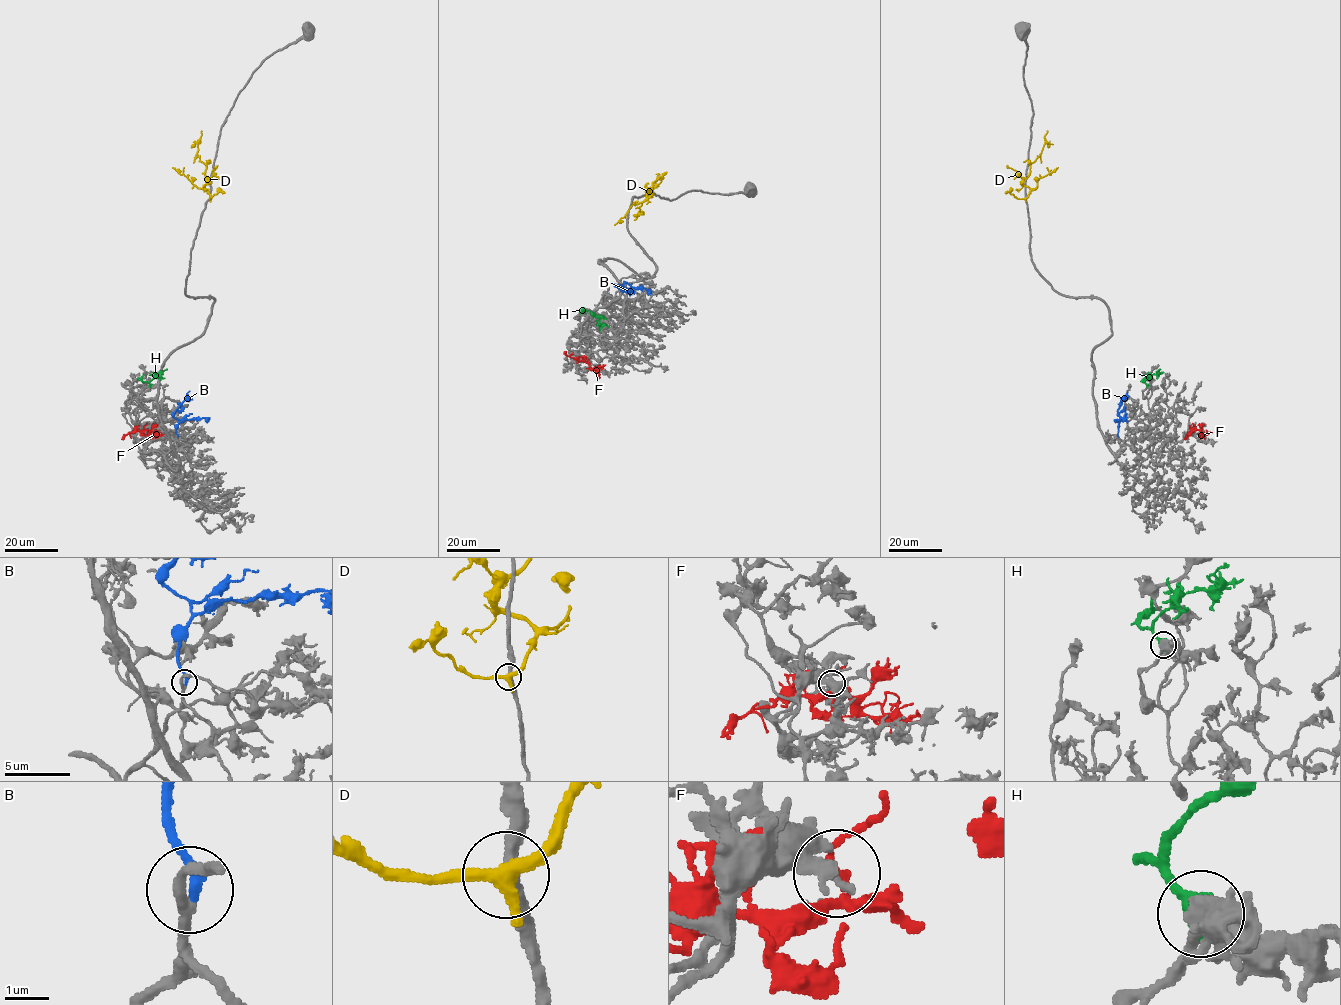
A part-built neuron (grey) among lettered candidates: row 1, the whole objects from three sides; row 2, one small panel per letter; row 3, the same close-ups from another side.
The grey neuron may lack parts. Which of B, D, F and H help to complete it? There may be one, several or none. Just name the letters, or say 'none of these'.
B

